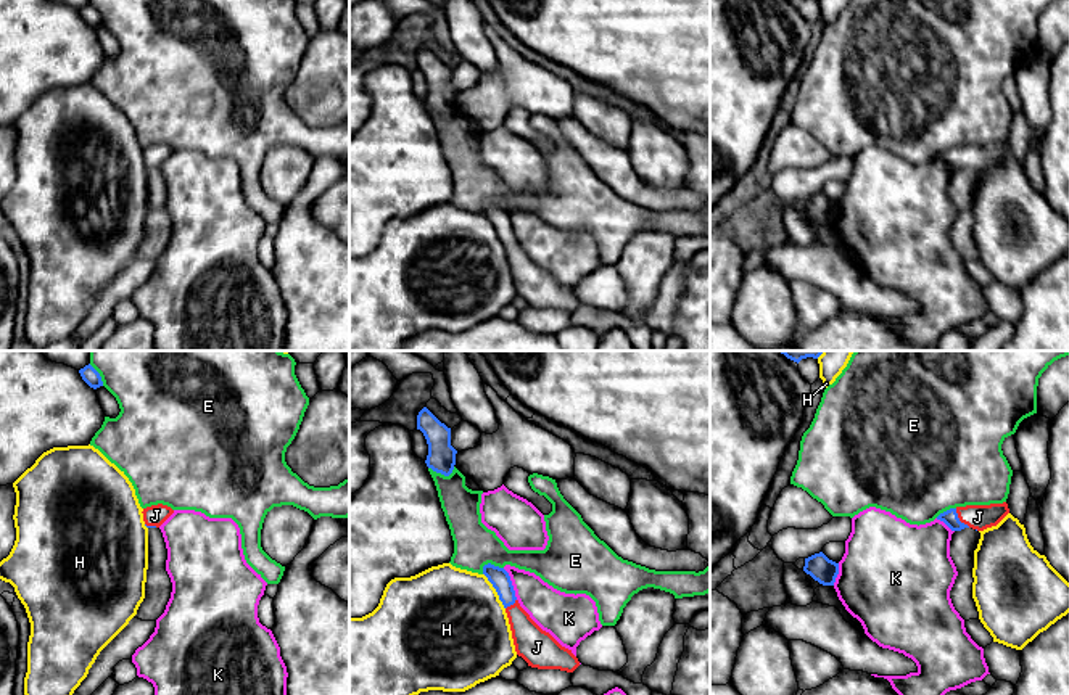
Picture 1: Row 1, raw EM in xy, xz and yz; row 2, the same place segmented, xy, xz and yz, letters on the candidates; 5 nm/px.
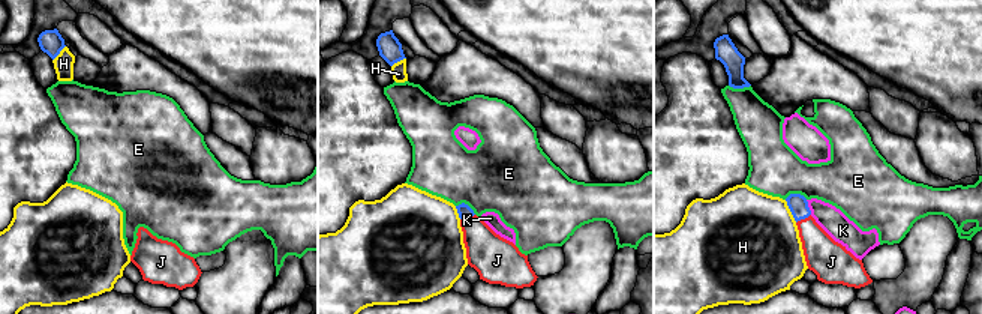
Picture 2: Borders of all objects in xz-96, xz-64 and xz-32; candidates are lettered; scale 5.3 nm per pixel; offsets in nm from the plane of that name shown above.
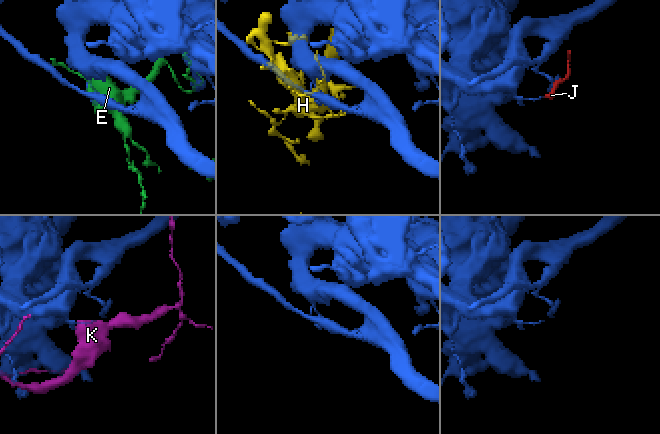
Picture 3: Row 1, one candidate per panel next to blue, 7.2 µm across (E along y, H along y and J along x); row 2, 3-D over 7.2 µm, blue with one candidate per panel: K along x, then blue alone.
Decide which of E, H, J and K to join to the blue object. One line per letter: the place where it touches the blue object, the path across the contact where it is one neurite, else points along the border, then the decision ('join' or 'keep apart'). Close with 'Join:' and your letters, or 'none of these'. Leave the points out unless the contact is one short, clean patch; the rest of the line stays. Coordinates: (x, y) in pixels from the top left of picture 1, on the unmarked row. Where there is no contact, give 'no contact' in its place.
E: xz (441, 113) | keep apart
H: xz (496, 230) | keep apart
J: yz (958, 160) | across yz (950, 156), (958, 160), (978, 156) | join
K: xz (511, 224) | keep apart
Join: J

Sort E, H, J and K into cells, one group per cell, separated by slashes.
E / H / J / K

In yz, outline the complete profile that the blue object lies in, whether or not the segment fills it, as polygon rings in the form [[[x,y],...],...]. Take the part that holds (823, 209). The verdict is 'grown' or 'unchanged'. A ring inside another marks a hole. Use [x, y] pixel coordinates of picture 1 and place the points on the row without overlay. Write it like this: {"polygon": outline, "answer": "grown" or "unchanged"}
{"polygon": [[[819,191],[805,198],[803,211],[823,225],[834,225],[839,214],[839,203]]], "answer": "unchanged"}

